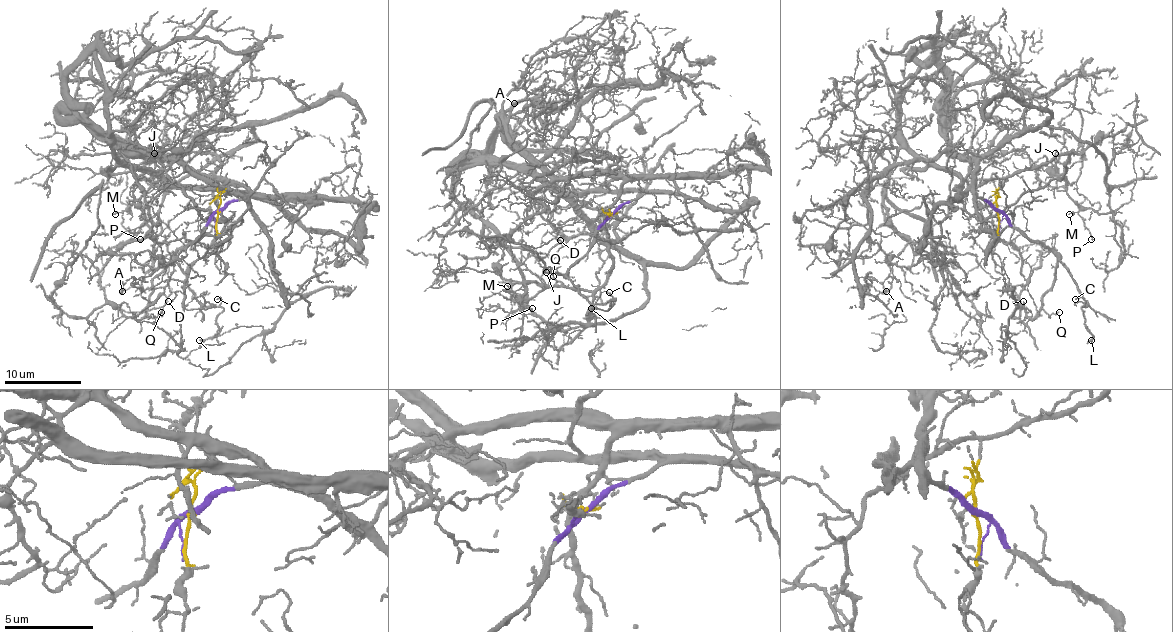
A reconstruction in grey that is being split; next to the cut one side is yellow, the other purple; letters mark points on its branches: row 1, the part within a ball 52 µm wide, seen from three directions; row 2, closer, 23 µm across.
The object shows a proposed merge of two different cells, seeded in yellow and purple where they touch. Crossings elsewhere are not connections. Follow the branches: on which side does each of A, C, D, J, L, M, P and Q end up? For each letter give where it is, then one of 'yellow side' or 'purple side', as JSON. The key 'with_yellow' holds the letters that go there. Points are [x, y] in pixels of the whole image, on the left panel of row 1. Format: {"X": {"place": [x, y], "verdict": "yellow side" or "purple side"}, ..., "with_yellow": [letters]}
{"A": {"place": [122, 291], "verdict": "yellow side"}, "C": {"place": [217, 299], "verdict": "purple side"}, "D": {"place": [168, 301], "verdict": "purple side"}, "J": {"place": [154, 153], "verdict": "yellow side"}, "L": {"place": [199, 340], "verdict": "purple side"}, "M": {"place": [115, 214], "verdict": "yellow side"}, "P": {"place": [140, 239], "verdict": "yellow side"}, "Q": {"place": [161, 312], "verdict": "purple side"}, "with_yellow": ["A", "J", "M", "P"]}

